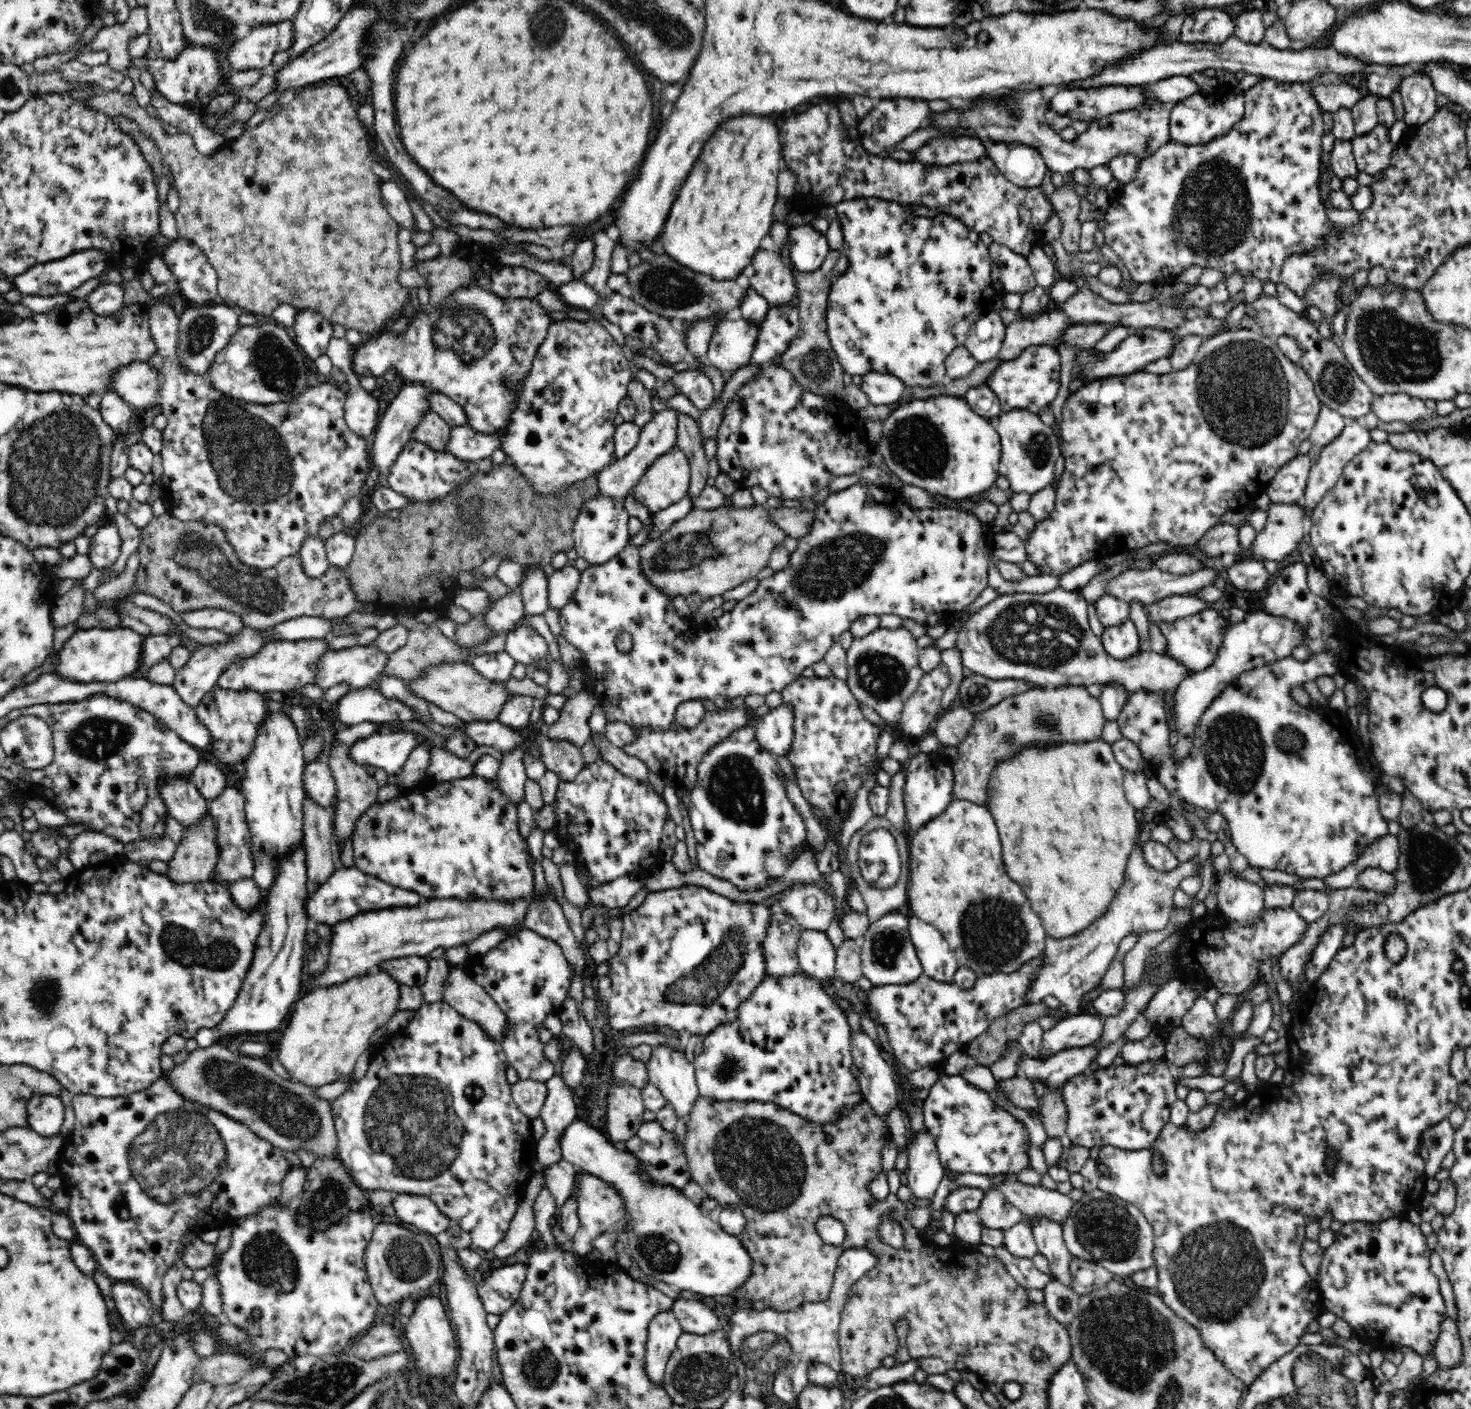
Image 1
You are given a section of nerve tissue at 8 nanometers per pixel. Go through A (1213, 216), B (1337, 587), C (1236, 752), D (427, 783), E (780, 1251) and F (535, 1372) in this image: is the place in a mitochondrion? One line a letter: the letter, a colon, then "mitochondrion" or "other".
A: mitochondrion
B: other
C: mitochondrion
D: other
E: other
F: mitochondrion

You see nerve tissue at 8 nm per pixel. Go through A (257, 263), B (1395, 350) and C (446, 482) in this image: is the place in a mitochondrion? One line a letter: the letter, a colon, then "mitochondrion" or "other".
A: other
B: mitochondrion
C: mitochondrion

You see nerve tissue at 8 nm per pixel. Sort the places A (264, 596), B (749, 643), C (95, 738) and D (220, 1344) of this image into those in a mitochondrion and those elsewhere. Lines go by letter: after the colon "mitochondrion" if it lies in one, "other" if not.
A: mitochondrion
B: other
C: mitochondrion
D: other

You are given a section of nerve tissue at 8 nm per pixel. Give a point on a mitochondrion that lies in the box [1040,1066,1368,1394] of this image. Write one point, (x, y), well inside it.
(1218, 1270)

